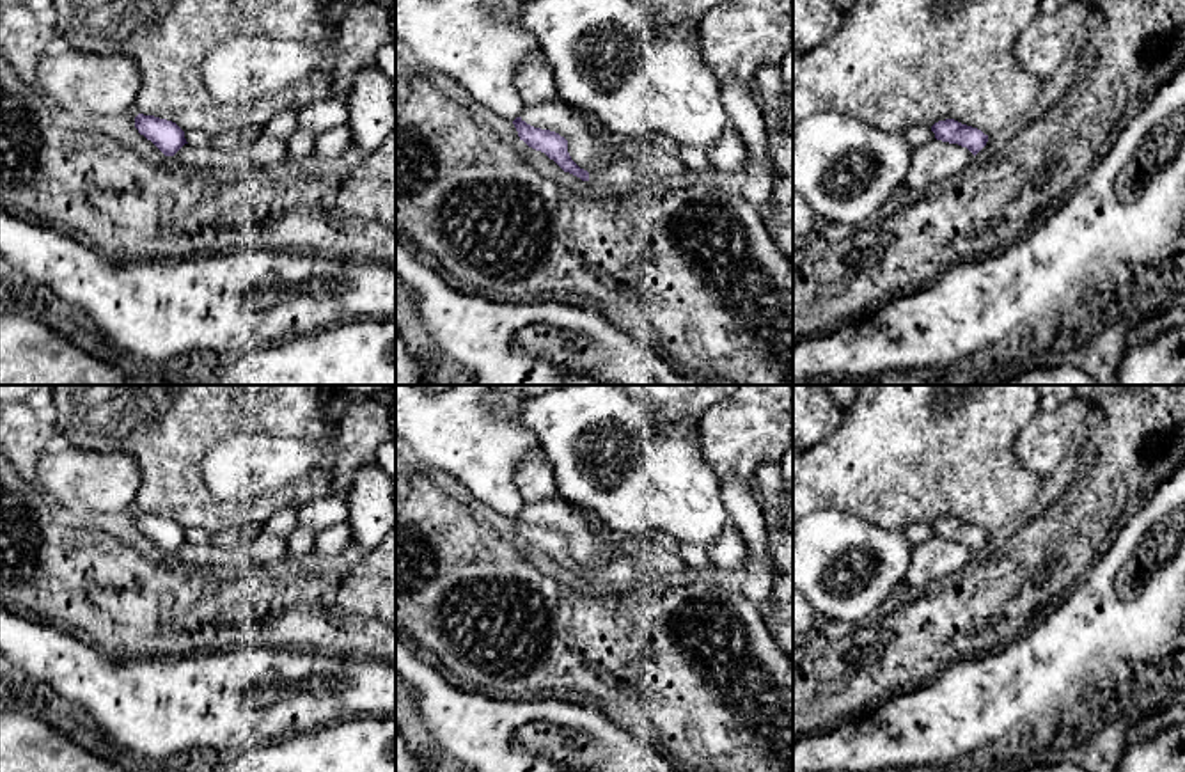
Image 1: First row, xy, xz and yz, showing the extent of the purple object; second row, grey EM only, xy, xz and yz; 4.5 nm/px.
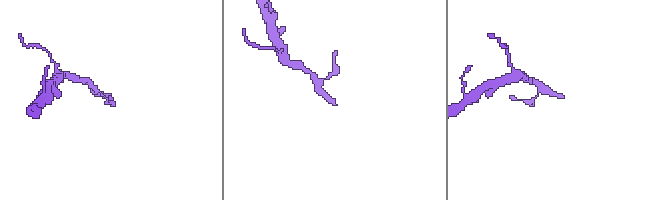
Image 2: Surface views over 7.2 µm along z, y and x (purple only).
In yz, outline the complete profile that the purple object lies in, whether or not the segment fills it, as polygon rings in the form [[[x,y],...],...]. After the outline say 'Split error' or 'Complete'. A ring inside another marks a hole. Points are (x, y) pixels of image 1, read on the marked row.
[[[954,119],[938,121],[931,126],[937,140],[967,147],[974,156],[986,146],[988,135]]]. Complete

